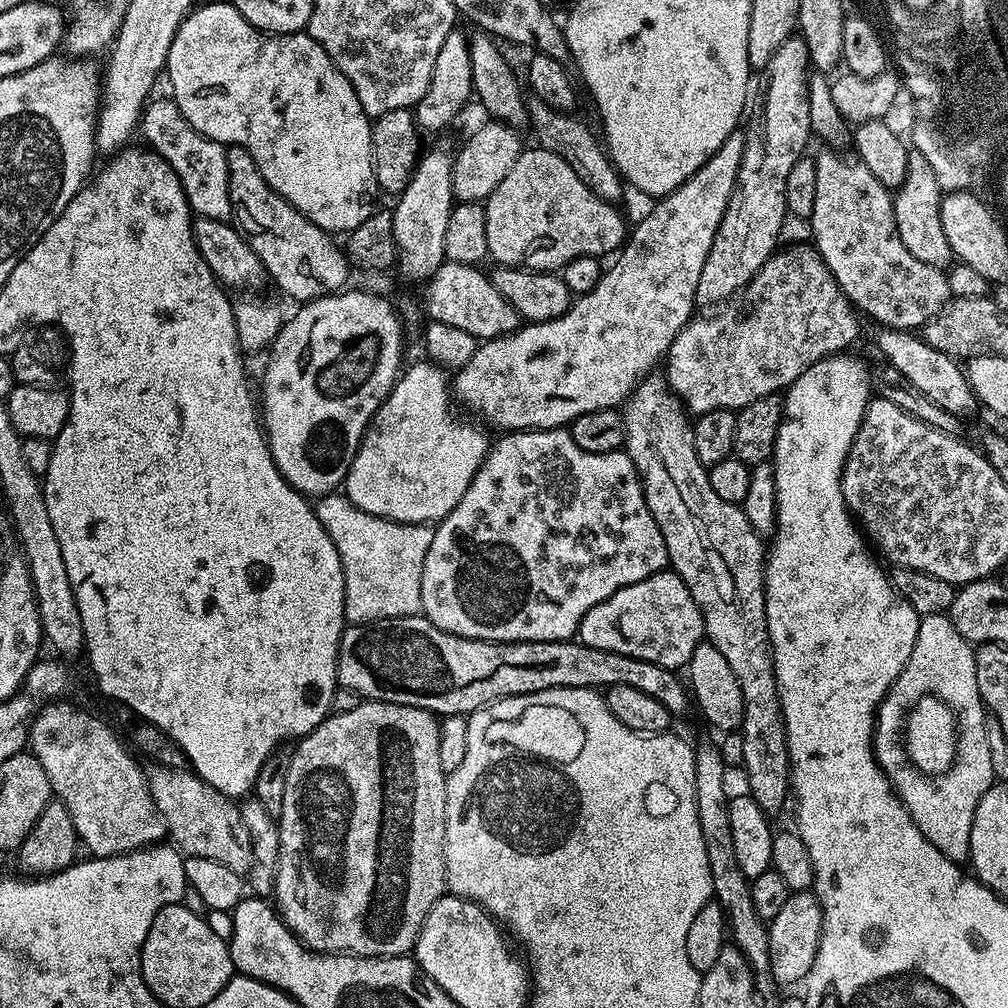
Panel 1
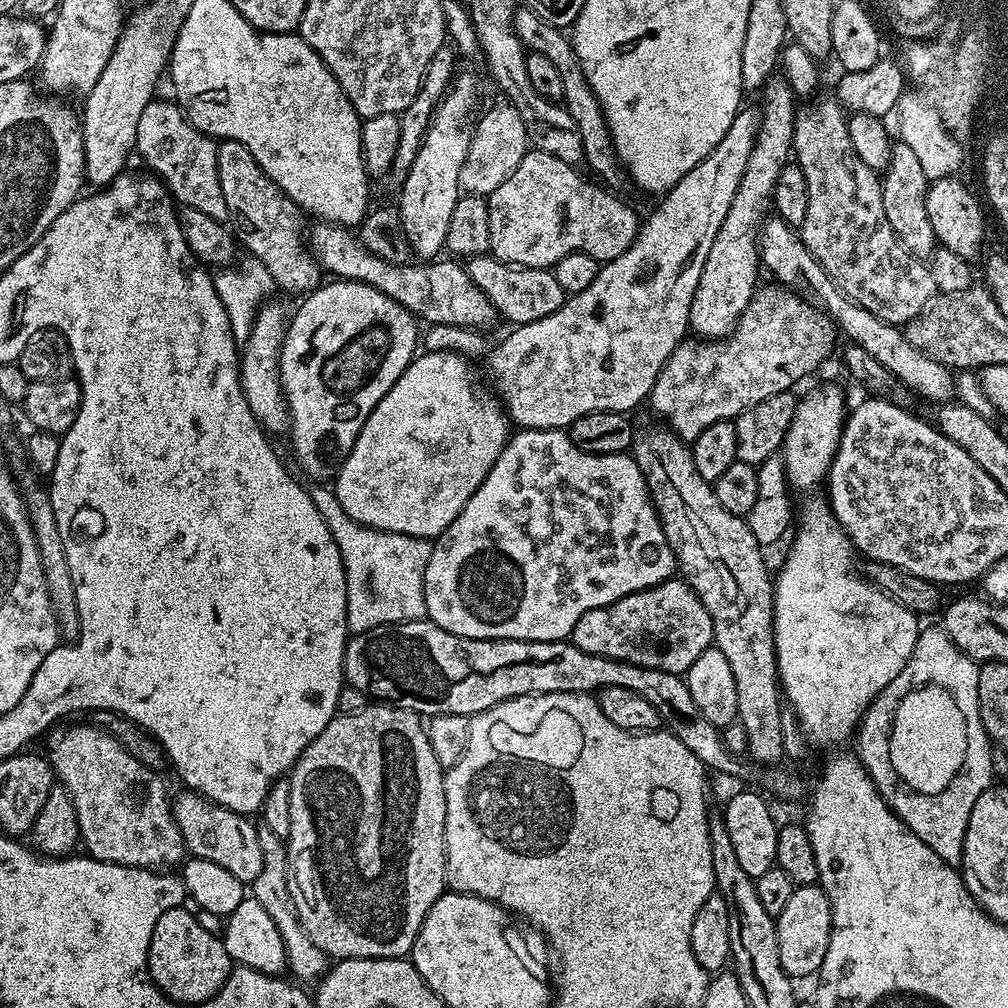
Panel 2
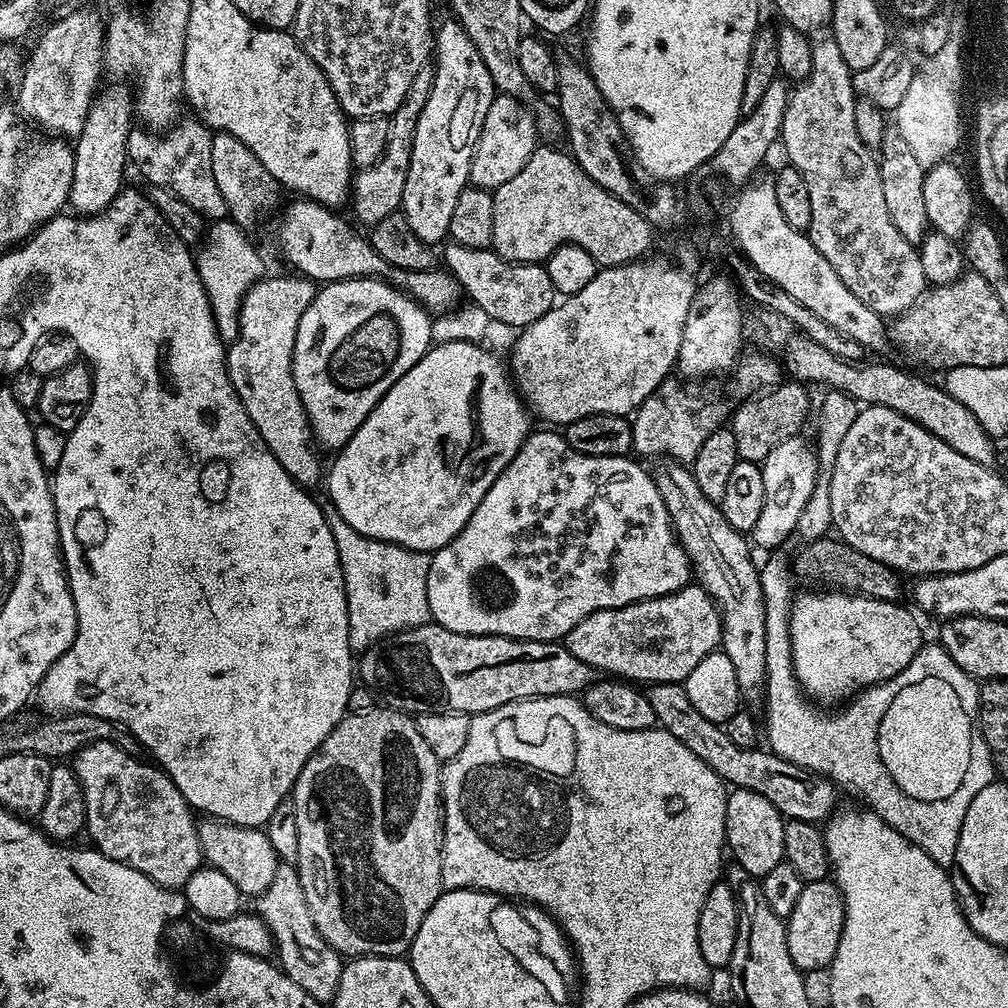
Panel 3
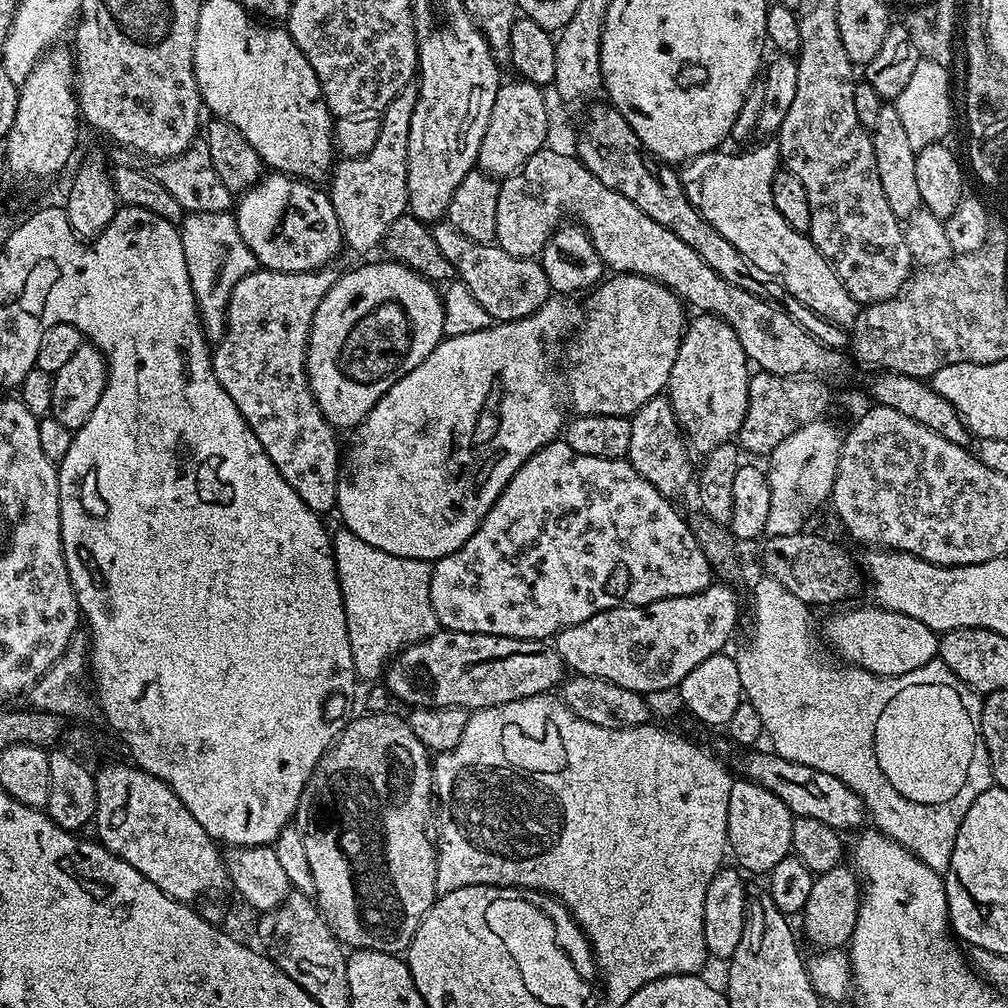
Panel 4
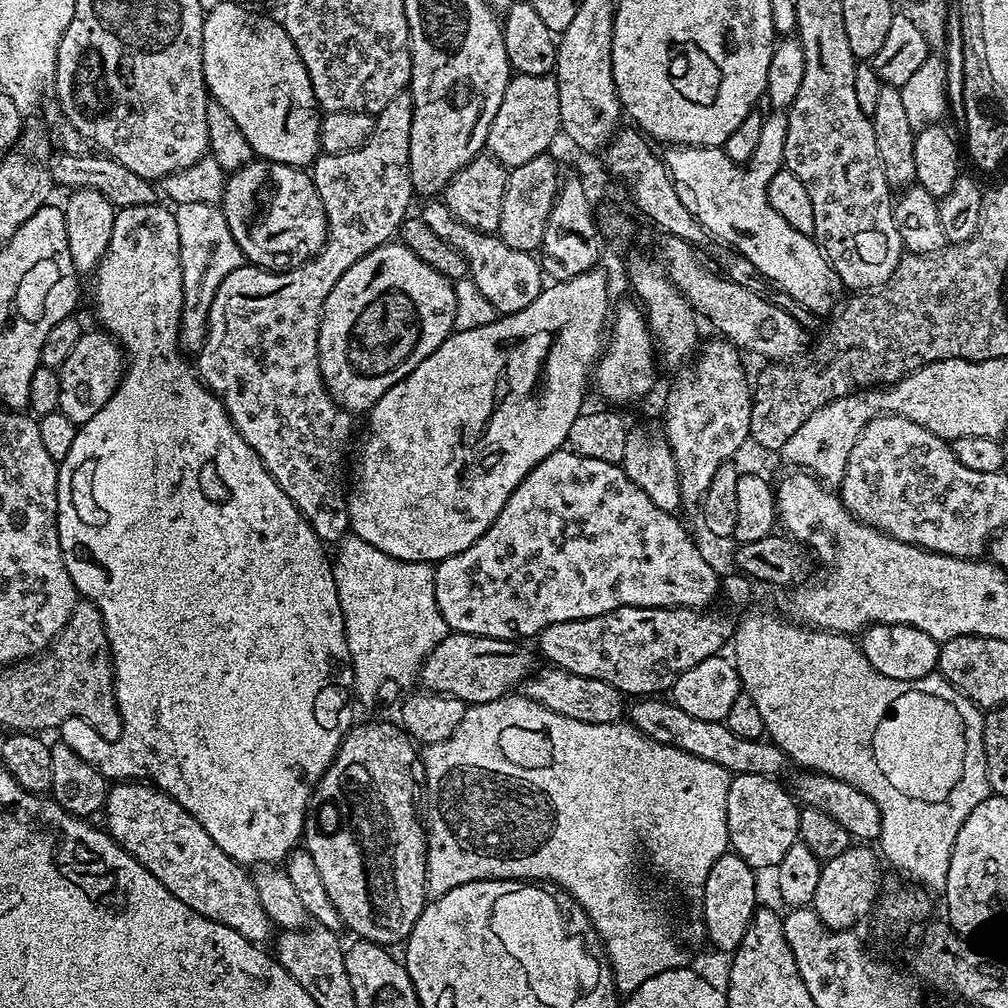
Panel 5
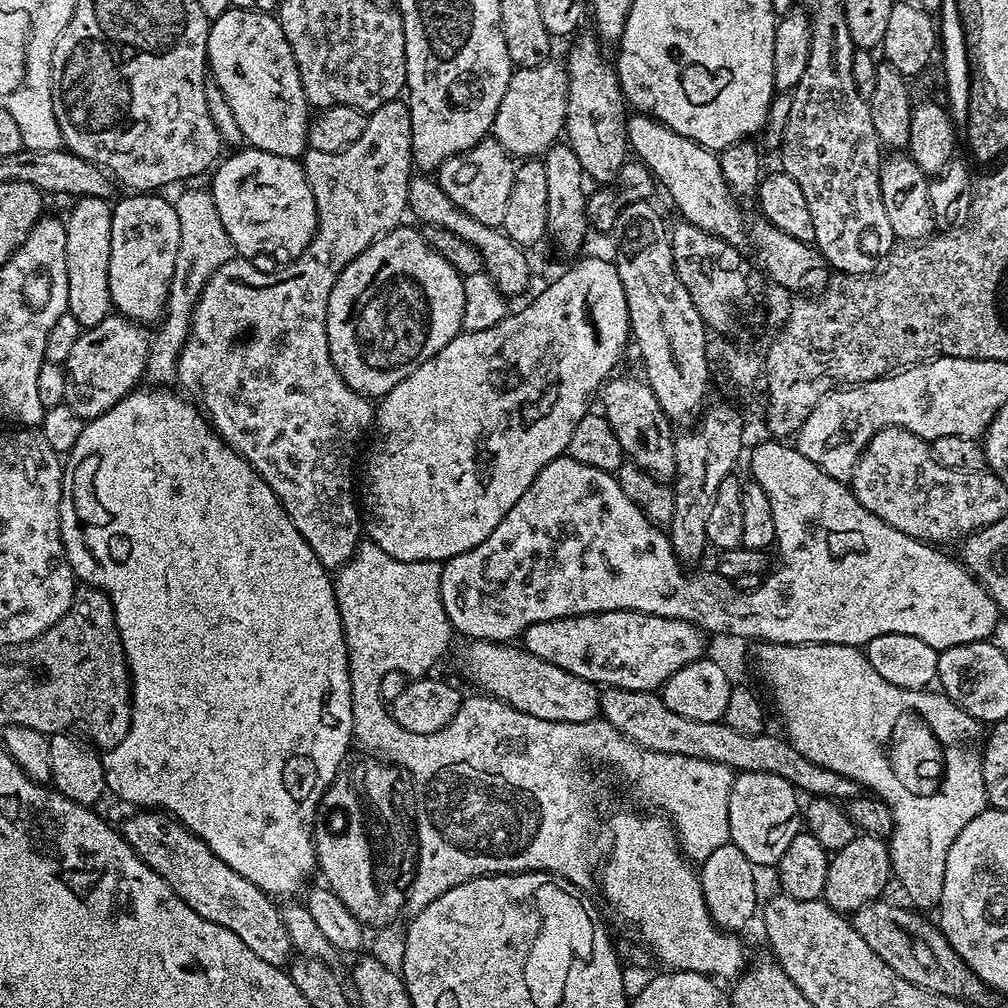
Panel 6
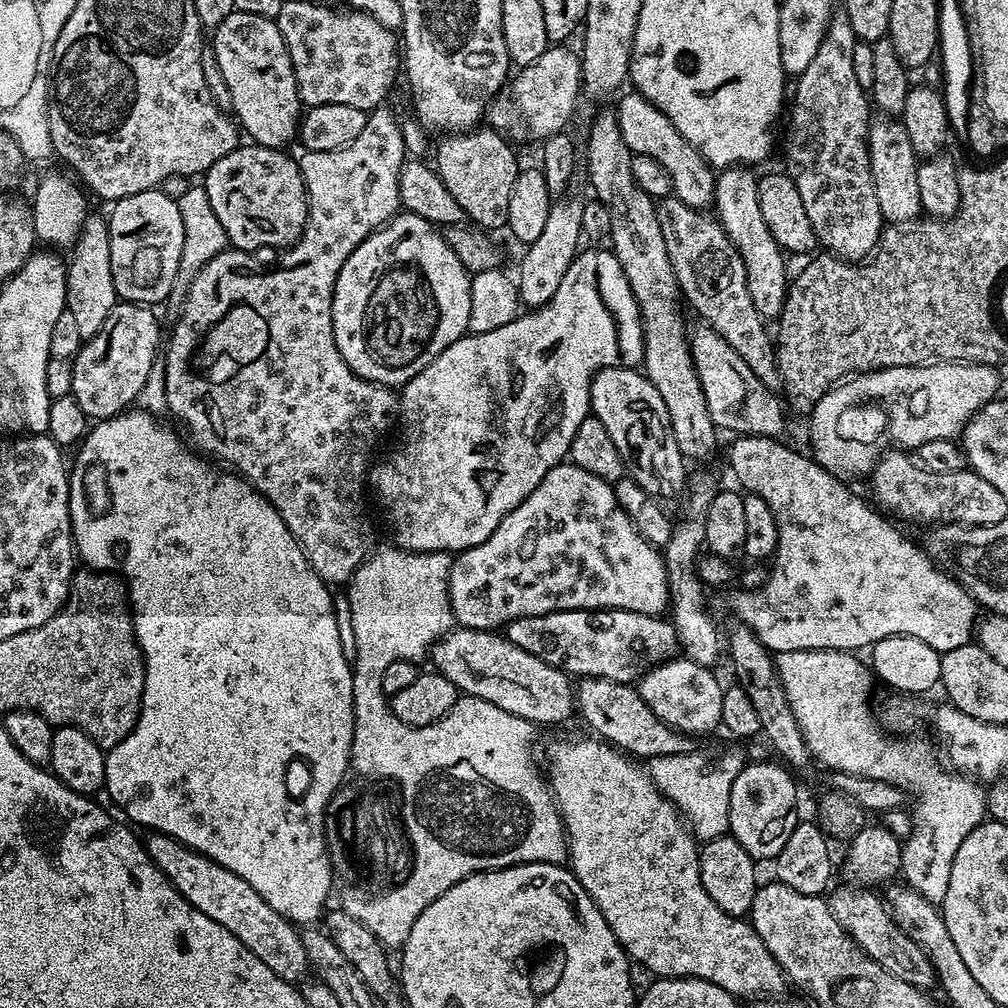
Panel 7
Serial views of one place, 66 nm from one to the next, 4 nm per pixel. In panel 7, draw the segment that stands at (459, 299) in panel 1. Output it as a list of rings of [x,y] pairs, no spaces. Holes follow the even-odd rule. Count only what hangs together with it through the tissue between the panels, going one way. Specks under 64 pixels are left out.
[[[248,142],[226,154],[226,158],[218,158],[203,173],[206,198],[210,198],[210,206],[214,206],[214,214],[218,214],[218,222],[222,222],[222,230],[226,230],[233,249],[245,254],[251,254],[255,248],[284,250],[304,233],[308,217],[306,186],[299,163],[286,153]]]

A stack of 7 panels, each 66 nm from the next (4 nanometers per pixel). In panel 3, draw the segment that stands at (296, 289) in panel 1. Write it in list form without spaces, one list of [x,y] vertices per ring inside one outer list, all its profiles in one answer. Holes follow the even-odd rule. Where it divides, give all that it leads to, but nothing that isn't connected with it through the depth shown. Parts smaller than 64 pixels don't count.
[[[216,132],[213,135],[211,169],[214,170],[219,193],[223,195],[228,207],[228,216],[239,228],[251,230],[267,212],[277,211],[276,203],[282,195],[279,182],[274,178],[274,174],[270,174],[270,170],[266,170],[266,166],[262,166],[262,162],[258,162],[254,150],[250,150],[246,142],[234,138],[234,134]]]

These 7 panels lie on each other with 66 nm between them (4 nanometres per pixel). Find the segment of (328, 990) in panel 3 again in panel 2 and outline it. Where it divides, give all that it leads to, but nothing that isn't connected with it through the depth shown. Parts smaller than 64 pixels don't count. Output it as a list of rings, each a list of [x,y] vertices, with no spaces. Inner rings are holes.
[[[265,826],[257,827],[256,833],[258,834],[258,846],[262,846],[262,874],[258,874],[258,878],[252,881],[251,895],[258,902],[262,902],[266,914],[270,914],[270,918],[274,918],[274,926],[278,926],[278,934],[282,934],[282,942],[286,946],[286,958],[288,959],[287,969],[297,976],[297,978],[295,977],[297,981],[319,981],[330,967],[330,957],[321,948],[314,946],[310,934],[306,934],[306,930],[298,918],[296,907],[292,905],[292,895],[288,885],[287,843]]]

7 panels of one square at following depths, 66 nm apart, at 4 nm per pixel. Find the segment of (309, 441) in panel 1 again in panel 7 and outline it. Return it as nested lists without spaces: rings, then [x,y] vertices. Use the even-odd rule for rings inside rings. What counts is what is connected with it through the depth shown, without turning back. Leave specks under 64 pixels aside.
[[[401,211],[393,216],[383,228],[368,235],[362,242],[362,246],[358,246],[354,250],[354,254],[350,254],[350,258],[346,258],[346,262],[338,274],[332,299],[334,342],[338,346],[338,354],[342,354],[346,366],[350,366],[350,370],[354,370],[354,374],[358,374],[362,378],[385,386],[403,386],[410,378],[414,378],[414,374],[418,374],[430,362],[434,362],[434,358],[438,358],[438,354],[442,354],[442,350],[446,350],[446,346],[450,346],[459,336],[468,332],[471,285],[470,273],[464,269],[462,262],[458,262],[458,254],[454,254],[454,250],[450,250],[450,246],[444,241],[441,229],[426,218],[418,218],[418,214]]]

